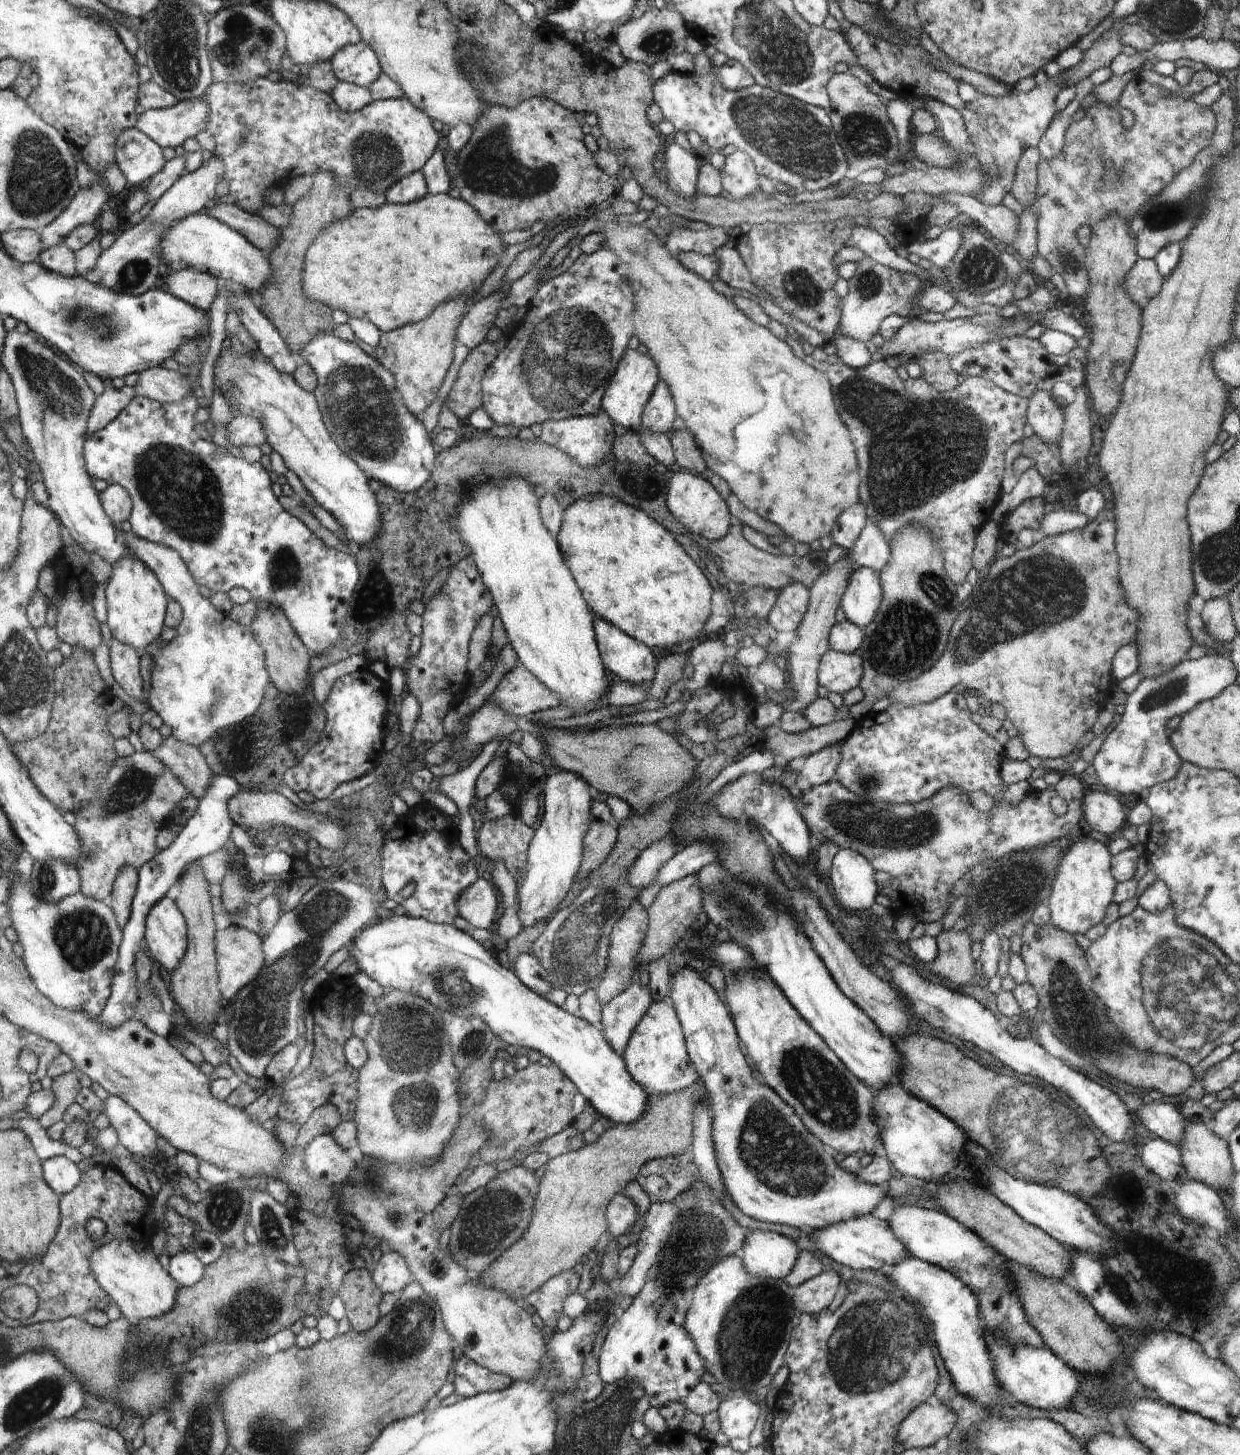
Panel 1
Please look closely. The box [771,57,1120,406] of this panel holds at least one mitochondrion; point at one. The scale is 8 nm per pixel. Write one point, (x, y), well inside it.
(864, 135)

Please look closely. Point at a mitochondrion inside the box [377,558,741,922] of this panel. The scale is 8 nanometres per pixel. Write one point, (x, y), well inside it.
(451, 621)

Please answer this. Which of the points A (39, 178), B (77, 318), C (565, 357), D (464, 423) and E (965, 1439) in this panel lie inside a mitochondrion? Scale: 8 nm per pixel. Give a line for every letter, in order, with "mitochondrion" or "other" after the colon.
A: mitochondrion
B: mitochondrion
C: mitochondrion
D: other
E: other

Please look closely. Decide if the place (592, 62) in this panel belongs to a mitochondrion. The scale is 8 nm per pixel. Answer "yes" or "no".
no

